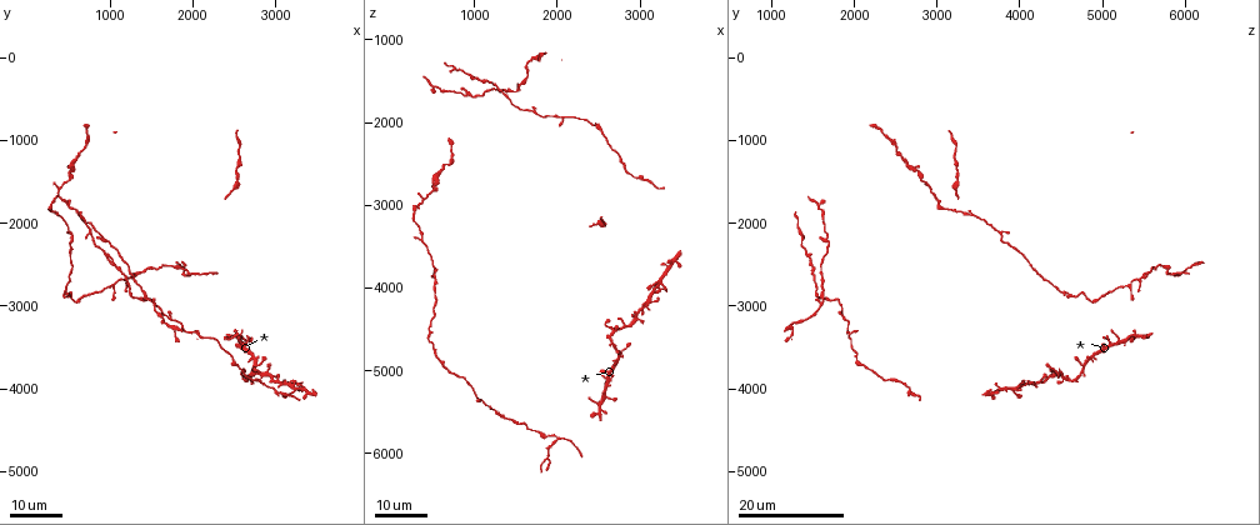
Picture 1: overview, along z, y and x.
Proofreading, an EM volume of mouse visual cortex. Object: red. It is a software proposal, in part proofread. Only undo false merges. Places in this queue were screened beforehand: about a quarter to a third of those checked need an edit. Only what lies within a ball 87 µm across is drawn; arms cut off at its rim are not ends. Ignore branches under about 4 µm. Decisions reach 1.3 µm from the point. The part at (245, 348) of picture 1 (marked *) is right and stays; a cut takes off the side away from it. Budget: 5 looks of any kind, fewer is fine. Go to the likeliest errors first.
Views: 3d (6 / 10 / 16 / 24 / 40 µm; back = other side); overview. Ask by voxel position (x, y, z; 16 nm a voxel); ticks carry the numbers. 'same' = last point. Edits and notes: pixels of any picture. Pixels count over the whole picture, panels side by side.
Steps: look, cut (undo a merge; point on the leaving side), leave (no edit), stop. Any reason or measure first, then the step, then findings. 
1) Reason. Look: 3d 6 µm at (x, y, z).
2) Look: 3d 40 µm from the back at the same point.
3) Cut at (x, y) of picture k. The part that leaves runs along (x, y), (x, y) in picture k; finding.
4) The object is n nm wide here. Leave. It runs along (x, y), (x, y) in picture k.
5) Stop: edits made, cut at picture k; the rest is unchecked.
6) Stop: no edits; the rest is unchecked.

Three-way junction. Look: 3d 24 µm at (1400, 2900, 1700).

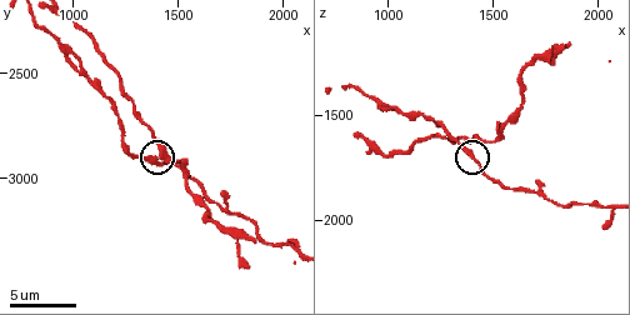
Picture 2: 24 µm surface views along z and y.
Look: 3d 10 µm at (1390, 2910, 1670).

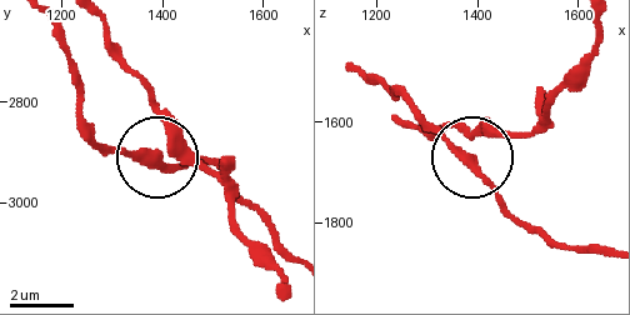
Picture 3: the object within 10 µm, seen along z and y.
From behind. Look: 3d 10 µm from the back at (1390, 2910, 1675).

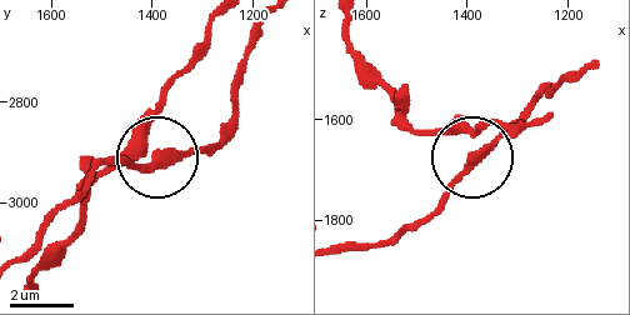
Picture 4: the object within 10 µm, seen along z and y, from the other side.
3 arms meet here. Leave. Continuous, no second neuron.

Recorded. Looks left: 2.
Three arms meet. Look: 3d 24 µm at (700, 1000, 2450).

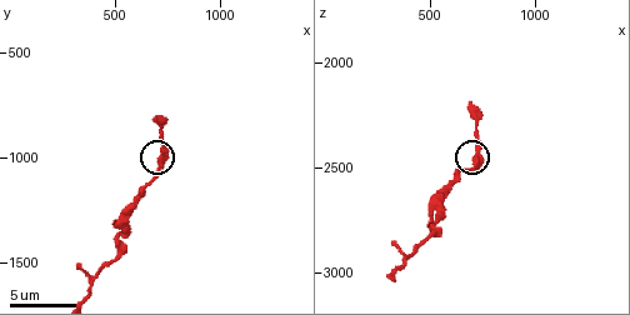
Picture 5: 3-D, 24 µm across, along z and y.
Look: 3d 10 µm at (740, 1010, 2470).

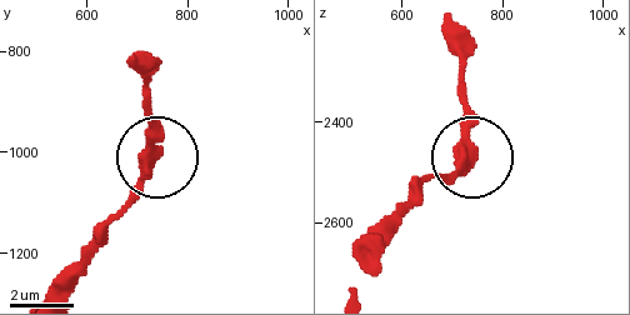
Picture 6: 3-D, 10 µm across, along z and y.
Leave. It runs along (55, 293), (160, 154), (151, 94) in picture 6; one neuron here.

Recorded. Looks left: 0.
Stop: no edits; the rest is unchecked.

